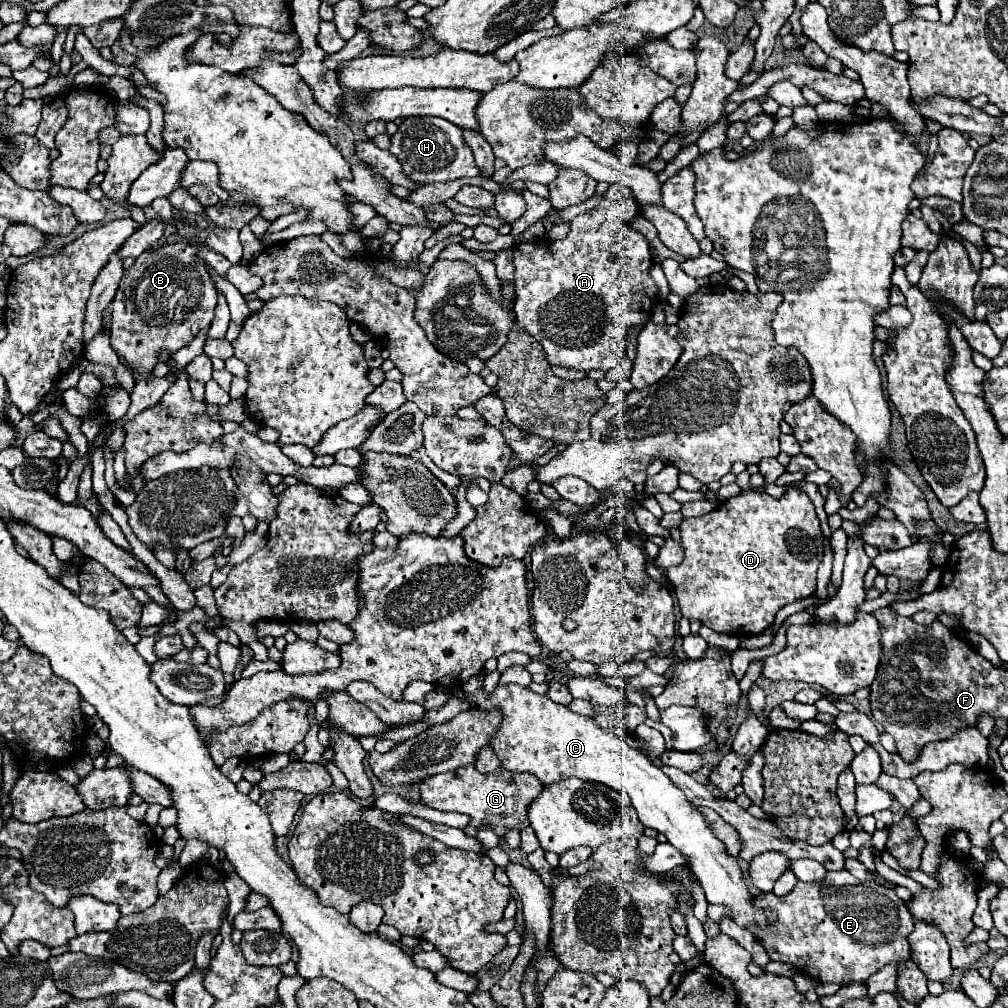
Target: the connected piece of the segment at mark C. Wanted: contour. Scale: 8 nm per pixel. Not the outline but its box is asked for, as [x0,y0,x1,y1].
[468,684,770,930]

